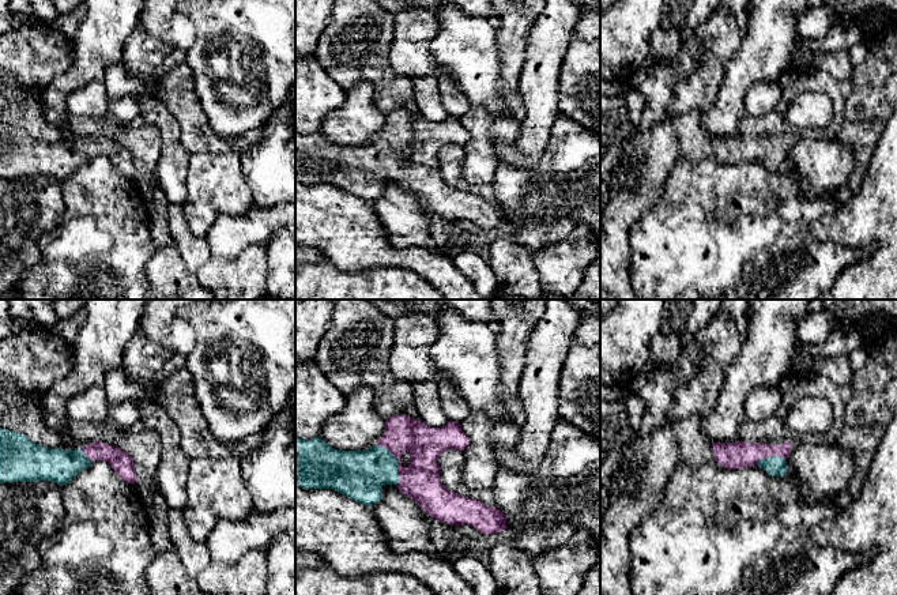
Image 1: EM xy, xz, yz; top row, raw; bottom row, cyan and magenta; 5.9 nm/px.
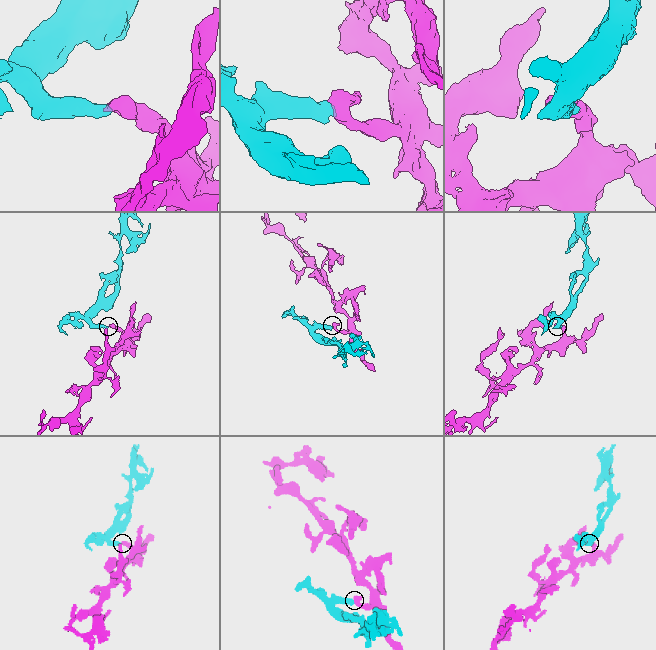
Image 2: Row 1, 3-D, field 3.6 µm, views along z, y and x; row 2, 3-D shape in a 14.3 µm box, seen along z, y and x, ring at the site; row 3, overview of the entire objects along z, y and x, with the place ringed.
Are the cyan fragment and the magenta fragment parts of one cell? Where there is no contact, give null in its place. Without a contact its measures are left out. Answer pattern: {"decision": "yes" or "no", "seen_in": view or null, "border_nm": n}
{"decision": "yes", "seen_in": "xz", "border_nm": 280}

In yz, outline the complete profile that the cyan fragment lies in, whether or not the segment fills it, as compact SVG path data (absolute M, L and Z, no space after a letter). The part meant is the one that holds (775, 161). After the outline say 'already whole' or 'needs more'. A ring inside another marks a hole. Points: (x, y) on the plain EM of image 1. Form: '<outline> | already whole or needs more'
M740 135L727 139L713 138L712 147L715 155L724 163L735 165L757 159L772 172L783 172L788 166L785 154L791 147L791 142L789 136L769 140Z | needs more

